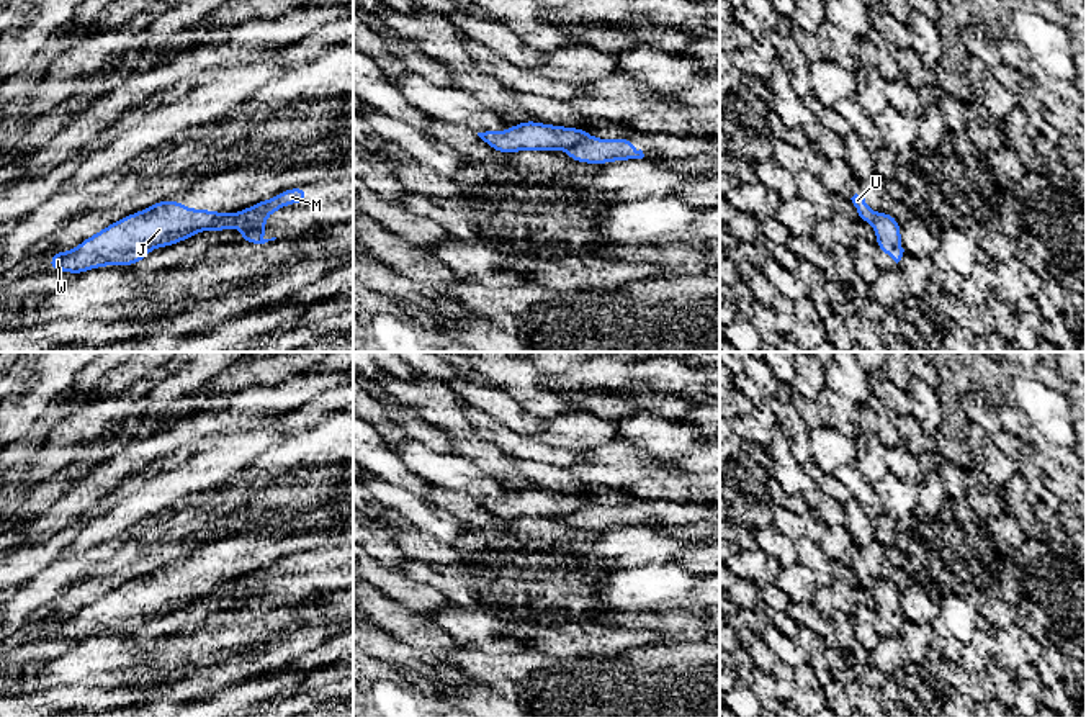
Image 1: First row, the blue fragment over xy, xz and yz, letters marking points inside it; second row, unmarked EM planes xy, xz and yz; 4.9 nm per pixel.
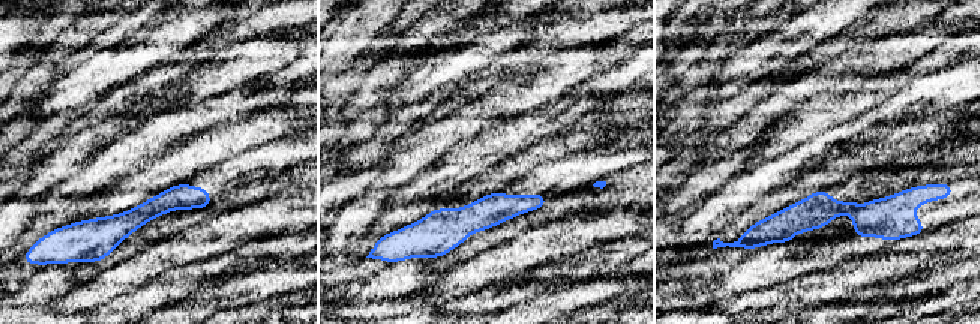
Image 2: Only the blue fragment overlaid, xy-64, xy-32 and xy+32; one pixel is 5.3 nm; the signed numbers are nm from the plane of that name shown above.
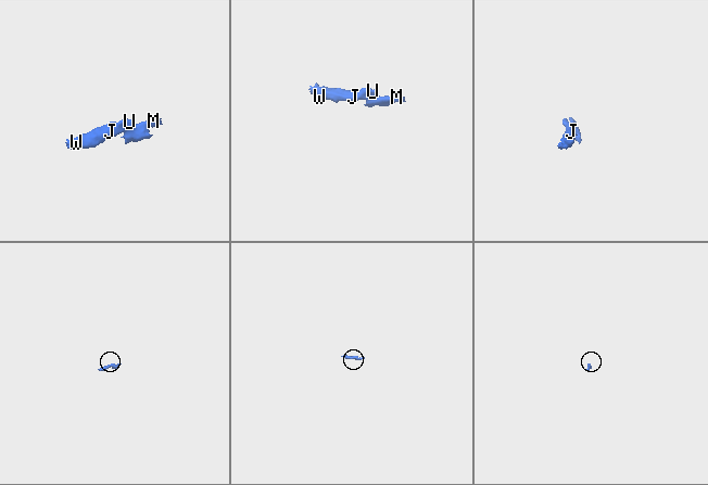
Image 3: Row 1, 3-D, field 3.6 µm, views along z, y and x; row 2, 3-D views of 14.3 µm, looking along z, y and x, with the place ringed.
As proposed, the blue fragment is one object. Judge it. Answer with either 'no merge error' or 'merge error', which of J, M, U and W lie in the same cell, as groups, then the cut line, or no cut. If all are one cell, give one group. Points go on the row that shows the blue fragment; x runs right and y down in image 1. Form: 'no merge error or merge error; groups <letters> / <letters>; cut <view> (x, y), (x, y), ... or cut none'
merge error; groups J U W / M; cut xy (229, 213), (206, 228)

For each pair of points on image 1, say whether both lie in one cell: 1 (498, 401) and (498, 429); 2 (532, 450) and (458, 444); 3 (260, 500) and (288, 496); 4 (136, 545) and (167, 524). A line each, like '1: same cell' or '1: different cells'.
1: different cells
2: different cells
3: same cell
4: same cell

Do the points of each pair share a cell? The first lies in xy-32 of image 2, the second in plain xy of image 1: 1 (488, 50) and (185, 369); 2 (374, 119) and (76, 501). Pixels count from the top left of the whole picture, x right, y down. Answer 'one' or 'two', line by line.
1: two
2: two

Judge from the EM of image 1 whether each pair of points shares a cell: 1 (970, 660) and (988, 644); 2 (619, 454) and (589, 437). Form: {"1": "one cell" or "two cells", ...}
{"1": "one cell", "2": "two cells"}

